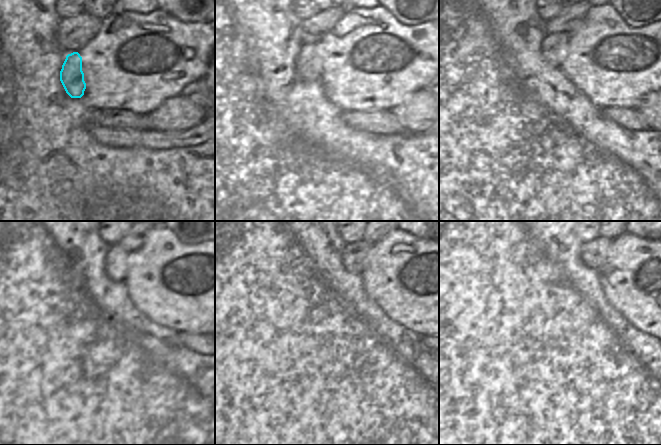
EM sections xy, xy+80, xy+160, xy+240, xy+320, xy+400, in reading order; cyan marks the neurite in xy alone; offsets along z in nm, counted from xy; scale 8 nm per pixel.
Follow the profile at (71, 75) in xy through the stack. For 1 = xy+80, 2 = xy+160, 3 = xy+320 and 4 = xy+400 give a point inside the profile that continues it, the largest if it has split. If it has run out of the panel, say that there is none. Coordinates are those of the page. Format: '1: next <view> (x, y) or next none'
1: next xy+80 (308, 65)
2: next xy+160 (554, 46)
3: next xy+320 (354, 254)
4: next xy+400 (593, 253)

